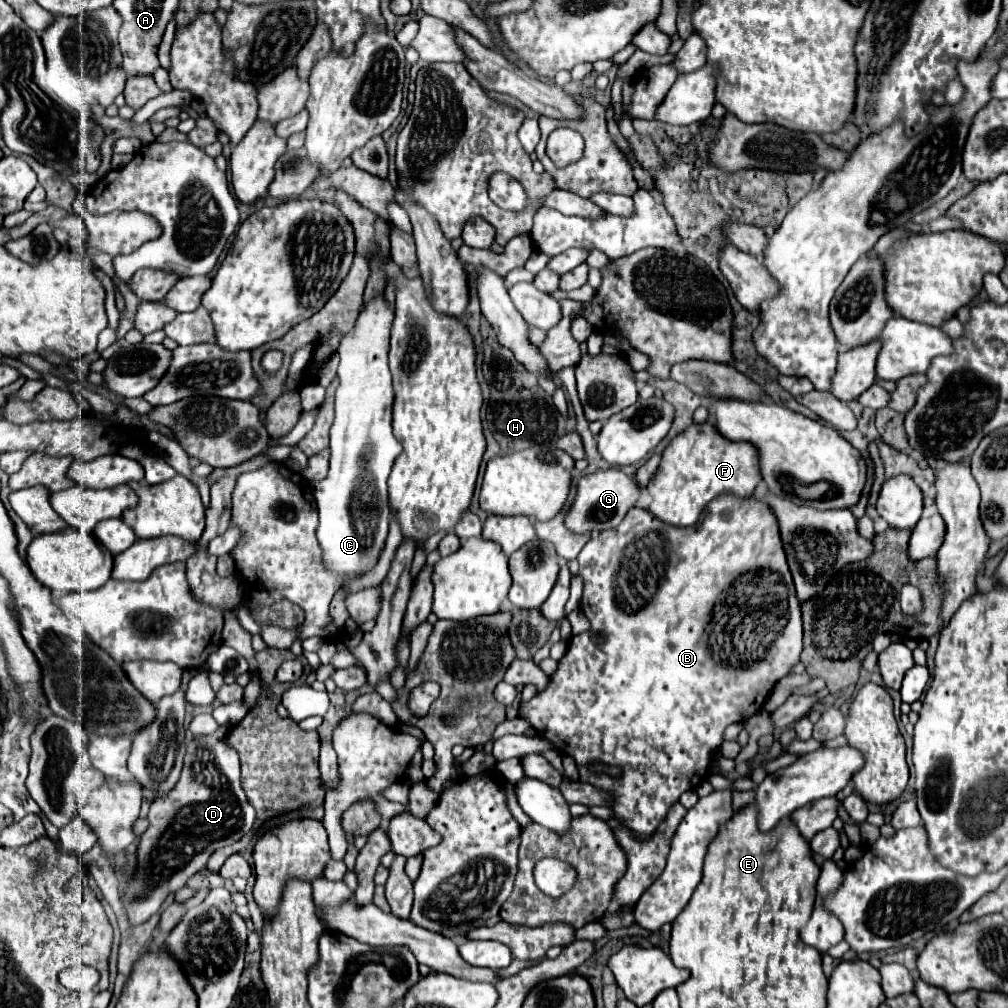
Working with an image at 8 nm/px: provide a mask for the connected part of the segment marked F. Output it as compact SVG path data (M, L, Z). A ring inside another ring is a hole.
M708 422L692 424L666 446L662 462L650 478L646 486L648 494L652 496L648 512L668 526L690 528L698 522L698 516L708 502L722 494L750 498L760 480L756 448L752 444L730 442L722 438Z

